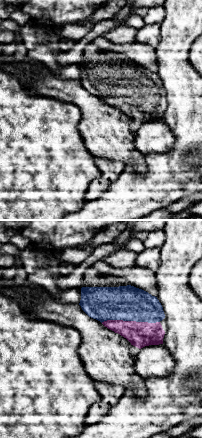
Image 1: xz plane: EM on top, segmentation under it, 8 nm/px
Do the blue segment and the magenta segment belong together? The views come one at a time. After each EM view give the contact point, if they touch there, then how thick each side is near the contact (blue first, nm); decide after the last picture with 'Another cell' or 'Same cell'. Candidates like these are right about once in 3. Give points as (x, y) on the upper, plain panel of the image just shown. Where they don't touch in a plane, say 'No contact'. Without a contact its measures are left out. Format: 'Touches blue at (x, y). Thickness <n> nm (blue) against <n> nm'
Touches blue at (130, 96). Thickness 280 nm (blue) against 200 nm

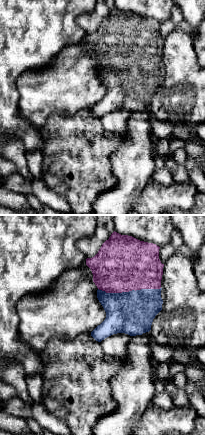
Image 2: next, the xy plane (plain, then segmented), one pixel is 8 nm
Touches blue at (129, 67). Thickness 340 nm (blue) against 440 nm

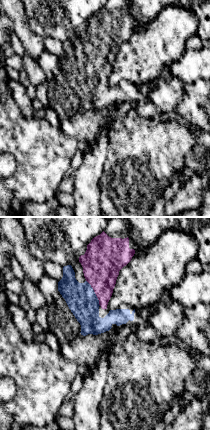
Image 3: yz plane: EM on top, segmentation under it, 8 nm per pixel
Touches blue at (94, 69). Thickness 240 nm (blue) against 320 nm

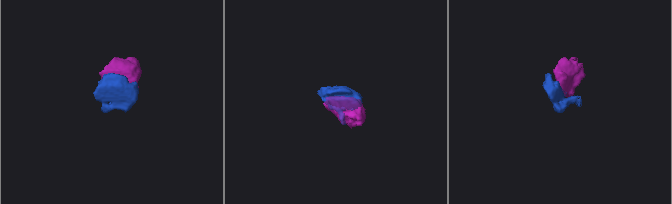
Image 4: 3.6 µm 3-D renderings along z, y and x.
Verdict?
Same cell

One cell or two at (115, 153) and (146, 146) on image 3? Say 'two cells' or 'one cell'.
one cell

